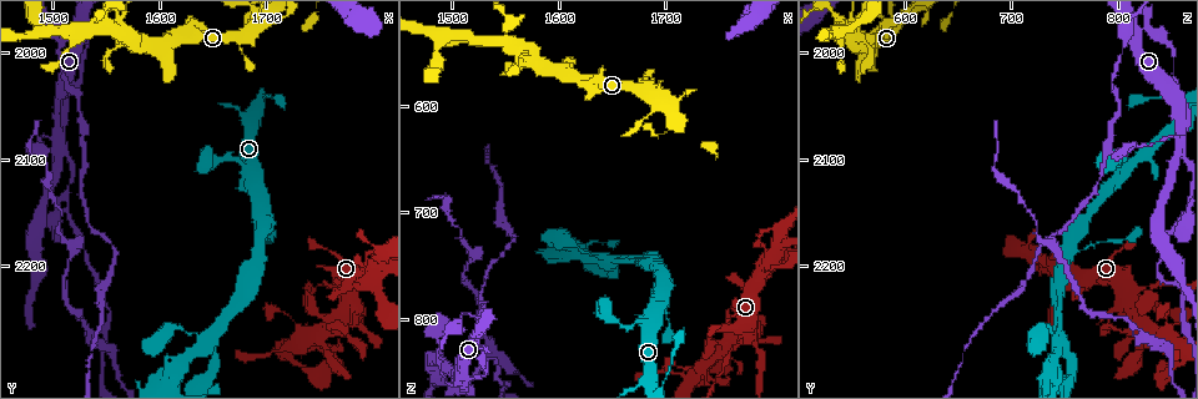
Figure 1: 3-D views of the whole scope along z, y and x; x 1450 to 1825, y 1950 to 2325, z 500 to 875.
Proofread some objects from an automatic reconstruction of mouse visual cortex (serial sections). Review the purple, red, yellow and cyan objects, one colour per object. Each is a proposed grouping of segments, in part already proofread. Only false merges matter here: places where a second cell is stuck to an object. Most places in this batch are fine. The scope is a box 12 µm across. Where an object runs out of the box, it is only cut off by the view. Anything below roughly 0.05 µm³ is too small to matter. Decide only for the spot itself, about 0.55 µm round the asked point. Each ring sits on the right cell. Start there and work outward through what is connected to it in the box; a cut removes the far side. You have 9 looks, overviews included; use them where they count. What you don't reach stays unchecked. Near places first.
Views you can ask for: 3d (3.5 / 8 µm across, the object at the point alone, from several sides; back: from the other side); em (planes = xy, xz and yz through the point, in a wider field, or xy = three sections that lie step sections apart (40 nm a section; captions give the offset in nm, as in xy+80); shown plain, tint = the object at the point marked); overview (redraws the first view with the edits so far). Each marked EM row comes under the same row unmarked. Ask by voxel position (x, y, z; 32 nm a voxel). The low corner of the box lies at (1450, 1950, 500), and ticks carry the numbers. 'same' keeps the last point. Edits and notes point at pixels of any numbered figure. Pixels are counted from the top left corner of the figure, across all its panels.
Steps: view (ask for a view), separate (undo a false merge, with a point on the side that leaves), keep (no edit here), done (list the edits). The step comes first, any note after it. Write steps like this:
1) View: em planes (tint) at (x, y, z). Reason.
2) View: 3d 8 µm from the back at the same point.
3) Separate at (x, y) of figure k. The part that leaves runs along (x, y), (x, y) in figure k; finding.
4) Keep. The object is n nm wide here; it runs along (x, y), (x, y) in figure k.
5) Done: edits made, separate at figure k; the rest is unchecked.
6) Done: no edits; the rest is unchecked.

View: 3d 3.5 µm from the back at (1700, 2040, 858). Abrupt turn.

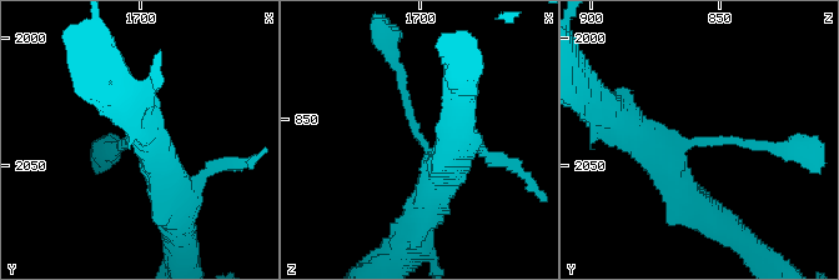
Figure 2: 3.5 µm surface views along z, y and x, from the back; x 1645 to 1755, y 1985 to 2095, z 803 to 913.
View: em xy step 1 (tint) at (1699, 2040, 856). The arms are 150, 400 nm wide.

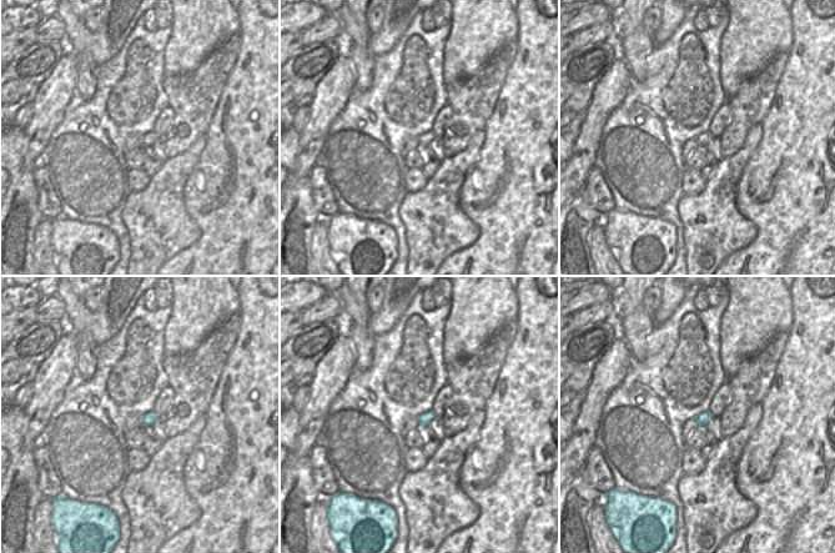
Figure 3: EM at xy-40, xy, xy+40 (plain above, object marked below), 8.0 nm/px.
Keep. The object is 90 nm wide here; it runs along (447, 163), (435, 175), (393, 56) in figure 2; one cell here.

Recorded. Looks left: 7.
View: 3d 3.5 µm at (1492, 2076, 852). Small branch off a trunk.

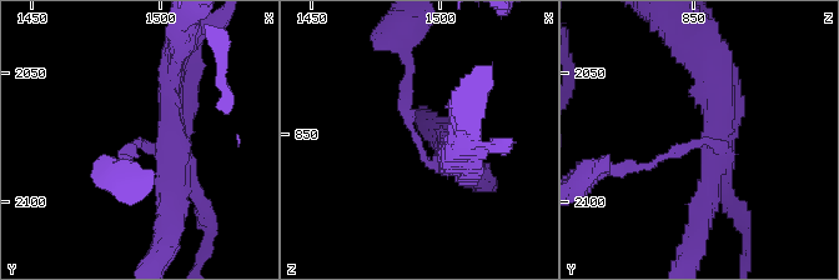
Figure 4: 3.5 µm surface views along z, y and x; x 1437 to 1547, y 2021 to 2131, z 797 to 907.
View: em planes (tint) at (1492, 2077, 854). 3 arms meet here; the arms are 100, 300, 300 nm wide.

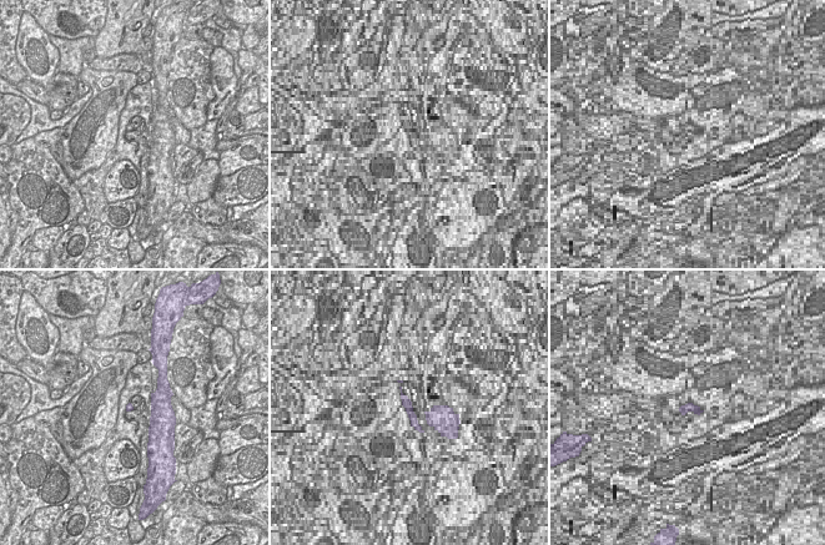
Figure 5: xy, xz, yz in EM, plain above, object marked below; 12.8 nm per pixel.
Separate at (408, 120) of figure 4. The part that leaves runs along (724, 191), (747, 230), (743, 260) in figure 4; a second cell is stuck on.

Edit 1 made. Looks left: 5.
View: 3d 3.5 µm at (1644, 2272, 744). Thin arm on a thick one.

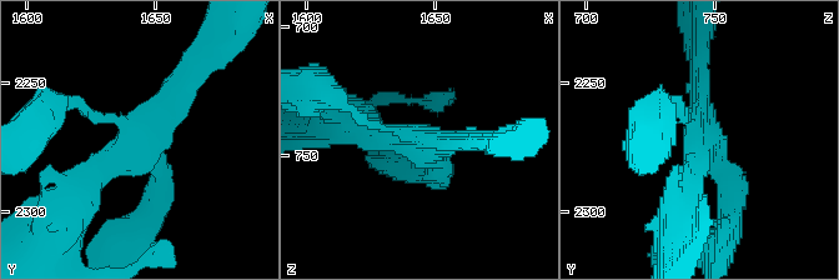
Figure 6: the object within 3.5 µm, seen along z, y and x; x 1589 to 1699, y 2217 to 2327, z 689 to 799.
View: em xy step 2 (tint) at (1645, 2274, 745). 4 arms meet here; the arms are 150, 250, 300, 350 nm wide; now the EM.

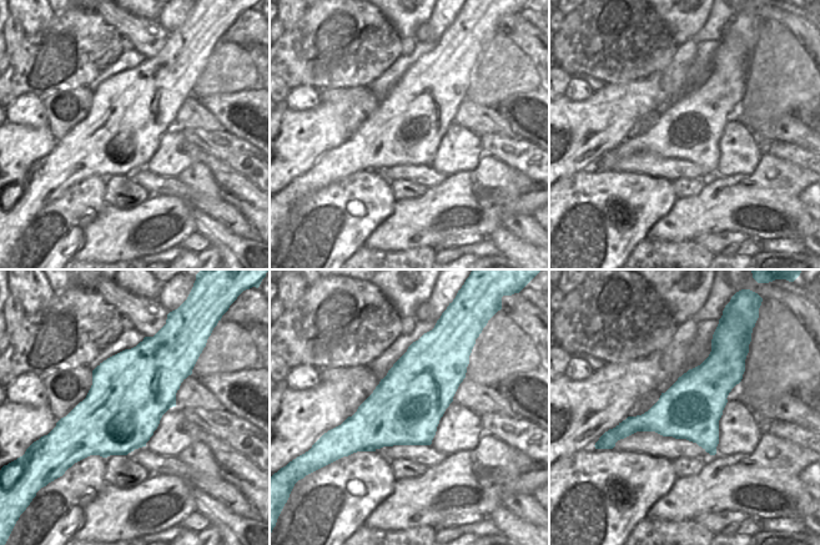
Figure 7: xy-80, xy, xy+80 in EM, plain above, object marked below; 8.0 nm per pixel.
Keep. It runs along (190, 74), (162, 120), (75, 193) in figure 6; all the same cell.

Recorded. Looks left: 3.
View: 3d 3.5 µm at (1770, 2250, 820). Sharp bend.

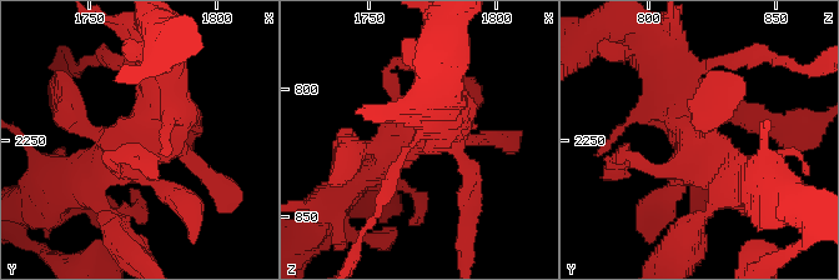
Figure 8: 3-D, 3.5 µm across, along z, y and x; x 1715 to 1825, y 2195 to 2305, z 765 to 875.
View: em xy step 5 (tint) at (1768, 2250, 819). Shape alone is not enough.

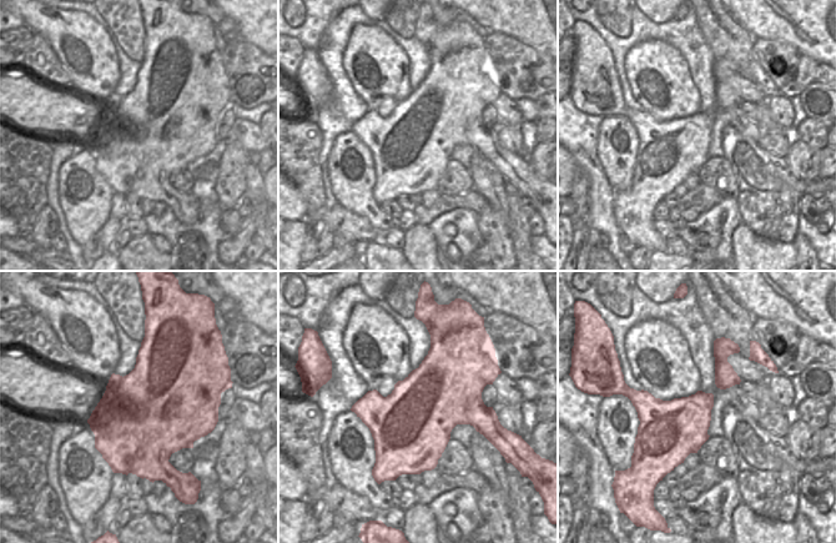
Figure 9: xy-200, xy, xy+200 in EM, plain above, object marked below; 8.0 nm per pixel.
View: em xy step 1 (tint) at the same point. Another direction.

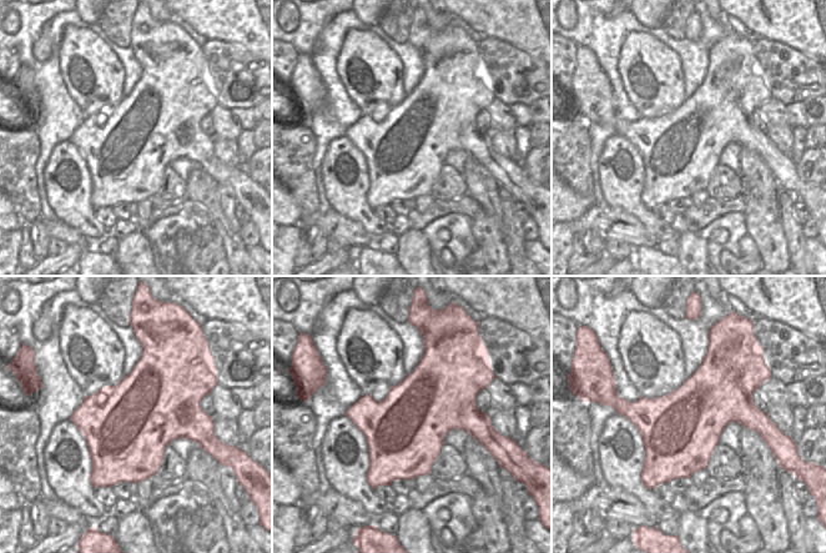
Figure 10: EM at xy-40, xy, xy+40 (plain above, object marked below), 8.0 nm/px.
Keep. It runs along (652, 49), (697, 141), (729, 173) in figure 8; one cell here.

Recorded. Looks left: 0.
Done: edits made, separate at figure 4; the rest is unchecked.

